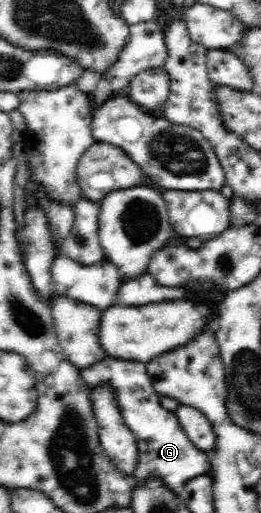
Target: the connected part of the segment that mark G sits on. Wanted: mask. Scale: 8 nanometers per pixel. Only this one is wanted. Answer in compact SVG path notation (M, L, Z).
M106 356L103 360L80 369L80 375L90 389L106 386L114 392L118 411L135 435L140 449L139 468L133 474L135 484L138 485L149 475L157 475L167 483L167 487L177 491L180 484L195 476L207 474L210 467L208 453L193 445L174 411L163 408L145 363Z

